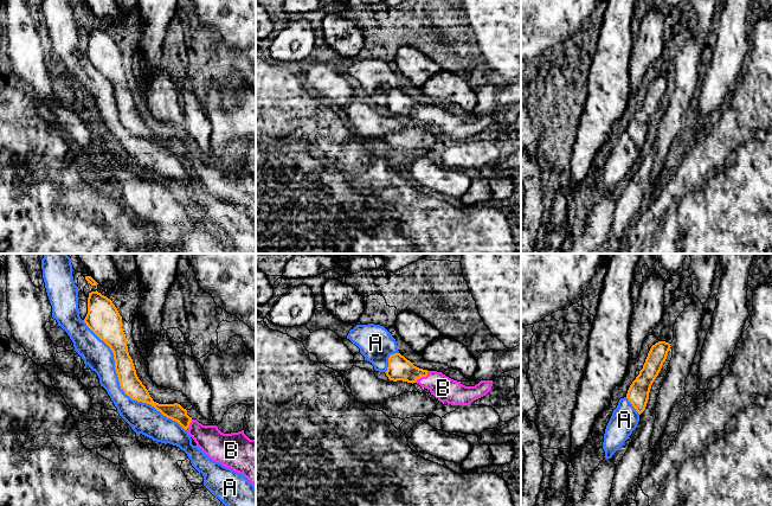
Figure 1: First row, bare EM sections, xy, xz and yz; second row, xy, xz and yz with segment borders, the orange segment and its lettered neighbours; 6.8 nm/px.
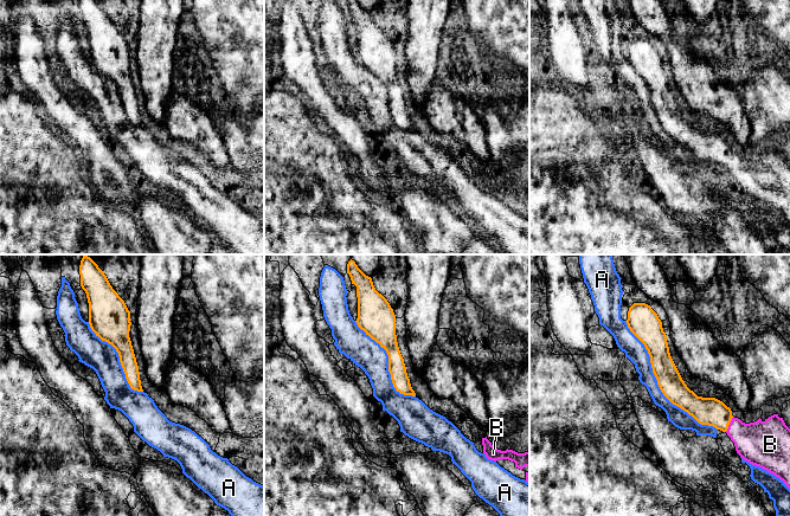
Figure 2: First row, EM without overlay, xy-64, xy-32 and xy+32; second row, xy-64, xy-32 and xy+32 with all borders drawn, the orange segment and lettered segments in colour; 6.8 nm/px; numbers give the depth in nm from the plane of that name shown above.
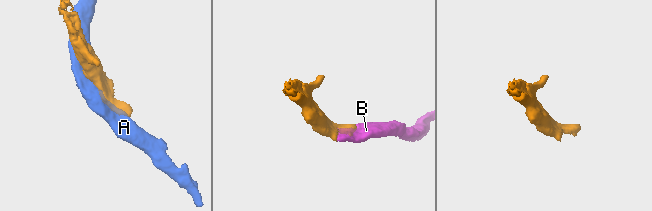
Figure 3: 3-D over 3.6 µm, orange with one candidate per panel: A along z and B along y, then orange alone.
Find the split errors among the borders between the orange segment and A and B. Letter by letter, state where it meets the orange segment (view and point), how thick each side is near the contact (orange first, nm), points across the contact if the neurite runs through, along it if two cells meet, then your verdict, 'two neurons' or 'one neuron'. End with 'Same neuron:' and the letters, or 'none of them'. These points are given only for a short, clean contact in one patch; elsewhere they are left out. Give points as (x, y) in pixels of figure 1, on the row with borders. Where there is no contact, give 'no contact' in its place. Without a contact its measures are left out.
A: contact xy (121, 388); calibres 140 and 200 nm; two neurons
B: contact xz (422, 376); calibres 160 and 160 nm; one neuron
Same neuron: B

